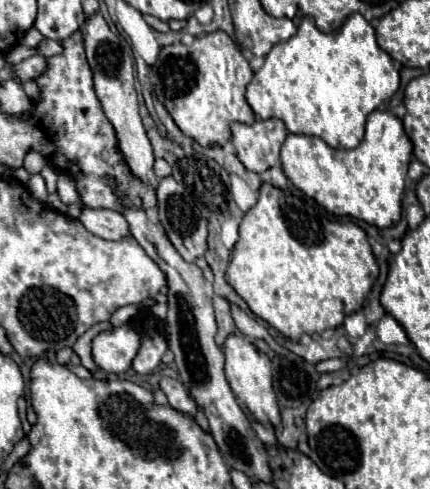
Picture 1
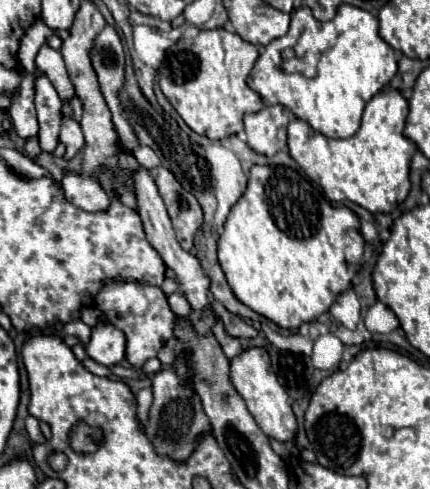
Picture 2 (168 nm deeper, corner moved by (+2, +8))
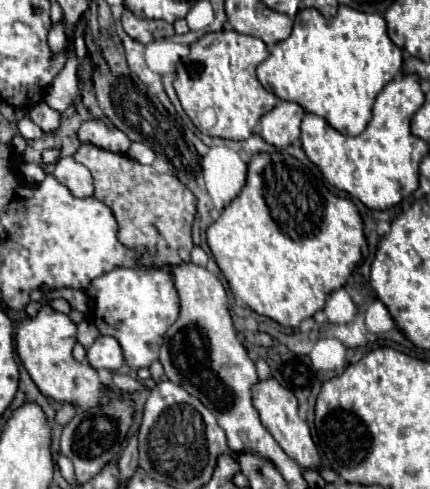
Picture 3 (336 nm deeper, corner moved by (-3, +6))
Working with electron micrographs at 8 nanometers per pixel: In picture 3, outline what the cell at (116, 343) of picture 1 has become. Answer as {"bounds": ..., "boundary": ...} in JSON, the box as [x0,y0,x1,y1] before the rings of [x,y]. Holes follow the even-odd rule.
{"bounds":[88,336,124,372],"boundary":[[[98,336],[96,342],[88,348],[88,362],[92,368],[108,368],[116,372],[124,364],[120,344],[112,336]]]}

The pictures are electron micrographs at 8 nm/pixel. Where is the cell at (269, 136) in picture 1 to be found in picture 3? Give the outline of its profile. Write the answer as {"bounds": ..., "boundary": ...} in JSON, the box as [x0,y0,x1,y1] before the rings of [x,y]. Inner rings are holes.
{"bounds":[258,100,304,148],"boundary":[[[280,100],[268,114],[260,118],[258,134],[266,144],[274,148],[286,148],[300,136],[300,122],[304,114],[304,108],[296,102]]]}

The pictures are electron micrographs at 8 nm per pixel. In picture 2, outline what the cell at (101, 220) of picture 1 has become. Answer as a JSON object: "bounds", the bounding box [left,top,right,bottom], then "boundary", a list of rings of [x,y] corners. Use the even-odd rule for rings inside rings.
{"bounds":[61,170,109,212],"boundary":[[[67,170],[61,180],[61,188],[71,204],[75,204],[87,212],[103,210],[109,204],[109,196],[103,192],[99,182],[95,178],[81,176],[79,172]]]}

